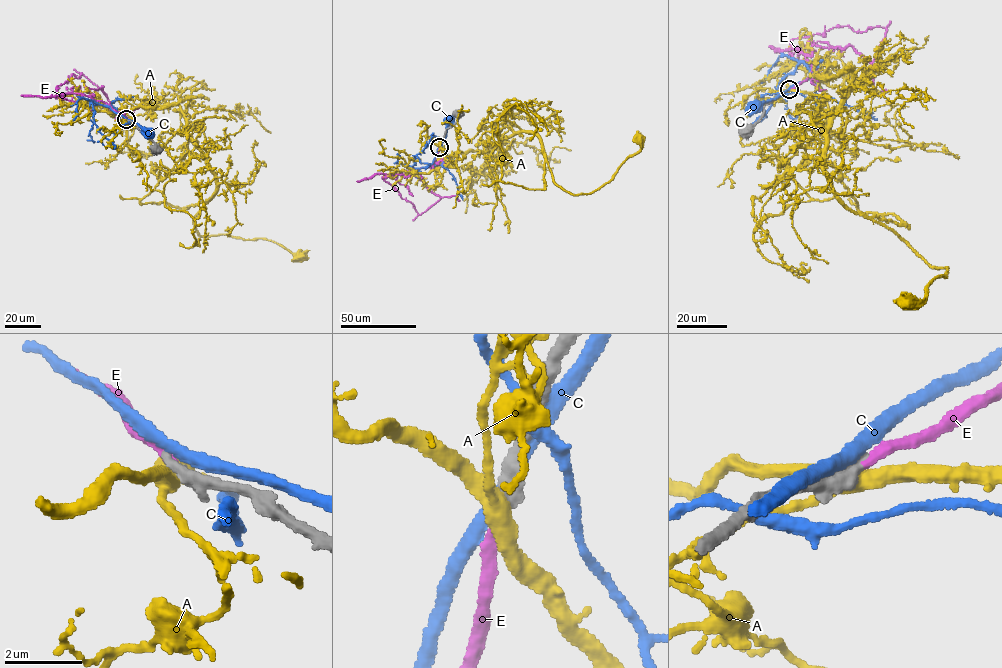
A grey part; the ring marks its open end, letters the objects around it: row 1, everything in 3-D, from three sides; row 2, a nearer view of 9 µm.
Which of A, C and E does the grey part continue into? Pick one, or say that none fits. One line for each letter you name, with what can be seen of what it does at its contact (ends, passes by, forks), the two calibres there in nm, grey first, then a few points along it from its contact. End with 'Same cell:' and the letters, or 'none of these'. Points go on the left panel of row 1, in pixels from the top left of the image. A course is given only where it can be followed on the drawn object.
E: it ends there; 400 nm thick on the grey side, 240 nm on the other; it runs (126, 119), (87, 90), (102, 87), (107, 97), (82, 73), (73, 74), (57, 85), (57, 96), (82, 104)
Same cell: E

